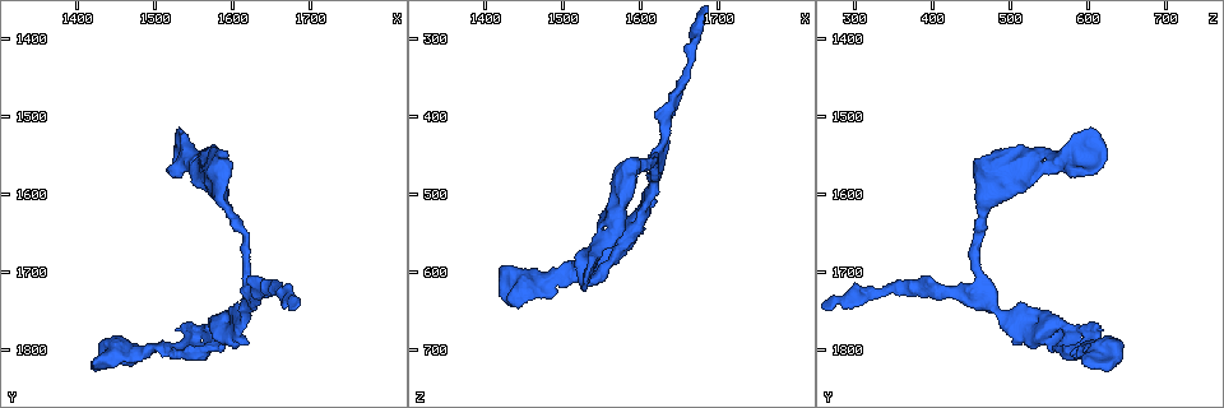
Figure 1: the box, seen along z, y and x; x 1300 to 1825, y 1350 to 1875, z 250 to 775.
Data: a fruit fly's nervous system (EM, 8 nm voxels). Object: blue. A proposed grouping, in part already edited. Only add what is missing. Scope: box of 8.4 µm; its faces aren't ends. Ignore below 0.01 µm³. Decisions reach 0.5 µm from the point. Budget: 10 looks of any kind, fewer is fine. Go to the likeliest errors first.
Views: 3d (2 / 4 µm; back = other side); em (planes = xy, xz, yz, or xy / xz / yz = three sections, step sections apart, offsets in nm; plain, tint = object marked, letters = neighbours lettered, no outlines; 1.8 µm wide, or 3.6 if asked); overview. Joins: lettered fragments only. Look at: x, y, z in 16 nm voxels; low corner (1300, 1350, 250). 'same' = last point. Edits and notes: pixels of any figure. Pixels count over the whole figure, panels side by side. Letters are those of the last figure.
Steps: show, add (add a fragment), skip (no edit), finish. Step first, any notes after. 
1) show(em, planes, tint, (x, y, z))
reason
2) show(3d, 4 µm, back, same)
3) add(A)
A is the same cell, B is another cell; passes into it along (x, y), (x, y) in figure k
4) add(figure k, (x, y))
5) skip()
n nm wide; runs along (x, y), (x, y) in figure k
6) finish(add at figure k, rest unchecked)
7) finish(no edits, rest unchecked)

show(em, xz, step 4, letters, (1535, 1800, 605))
a fork

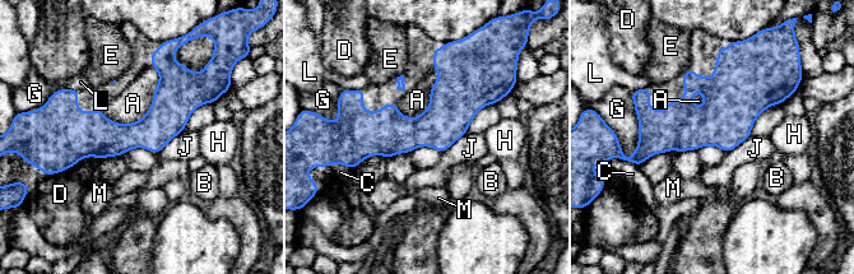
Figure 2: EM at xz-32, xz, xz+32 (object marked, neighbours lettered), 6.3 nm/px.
skip()
240 nm wide; A, B, C, D, E, G, H, J, L and M are other cells; border along (153, 66), (149, 108), (106, 119) in figure 2; no lettered fragment goes on from it

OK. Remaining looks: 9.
show(3d, 4 µm, (1525, 1530, 615))
closes a loop

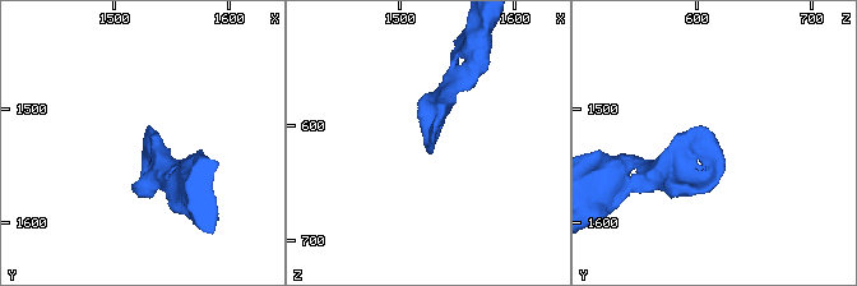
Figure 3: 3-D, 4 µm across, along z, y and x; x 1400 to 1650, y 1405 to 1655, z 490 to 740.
show(em, planes, letters, (1528, 1534, 618))

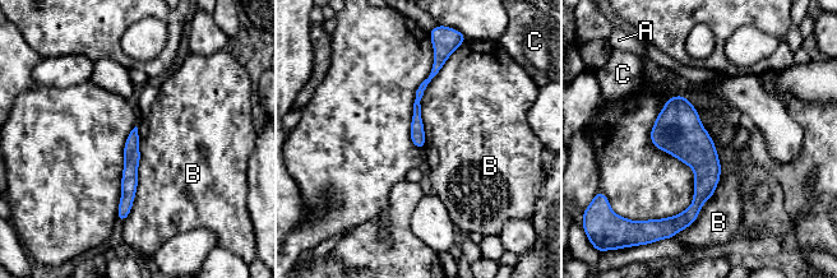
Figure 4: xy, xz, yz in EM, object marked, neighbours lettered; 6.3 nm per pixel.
skip()
100 nm wide; A, B and C are other cells; border along (449, 58), (420, 101), (425, 142) in figure 4; no lettered fragment goes on from it

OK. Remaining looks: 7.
show(3d, 4 µm, (1590, 1555, 455))
an open end

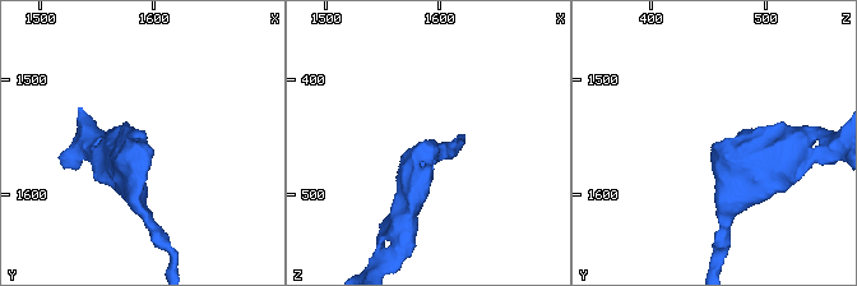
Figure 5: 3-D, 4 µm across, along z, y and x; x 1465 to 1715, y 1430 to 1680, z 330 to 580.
show(em, xz, step 4, tint, (1584, 1556, 456))

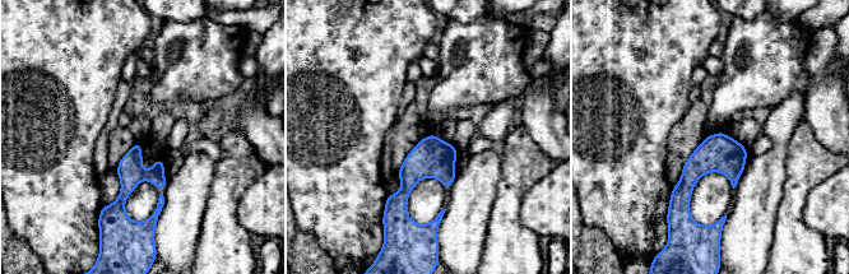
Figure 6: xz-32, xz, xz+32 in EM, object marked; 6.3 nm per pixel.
show(em, yz, step 16, letters, same)

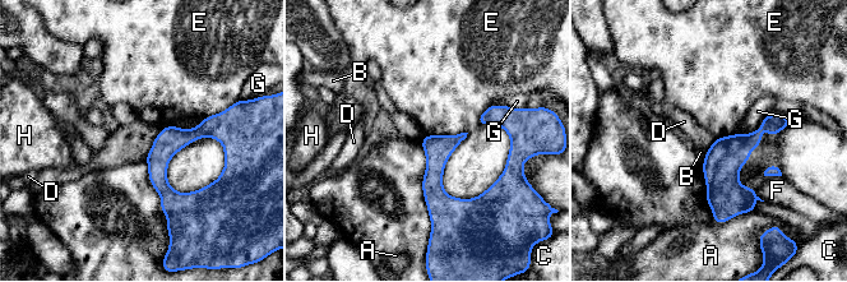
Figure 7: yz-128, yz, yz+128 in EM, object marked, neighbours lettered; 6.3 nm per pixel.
skip()
A, B, C, D, E, F, G and H are other cells; runs along (782, 119), (722, 169), (717, 213) in figure 7; no lettered fragment goes on from it

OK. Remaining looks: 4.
show(3d, 2 µm, (1615, 1795, 500))
free end

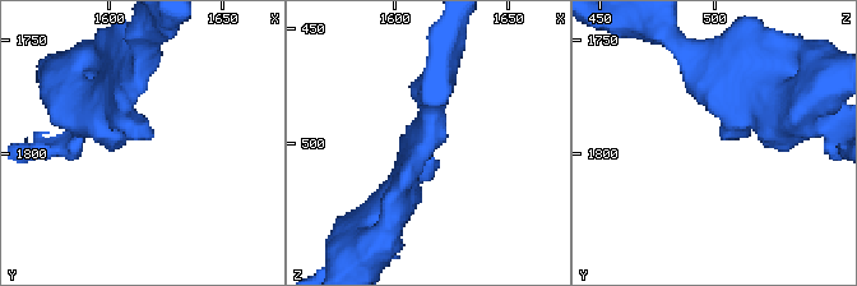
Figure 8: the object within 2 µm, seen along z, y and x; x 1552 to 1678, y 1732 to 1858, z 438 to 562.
show(em, 3.6 µm, planes, tint, (1613, 1793, 503))
shape alone is not enough

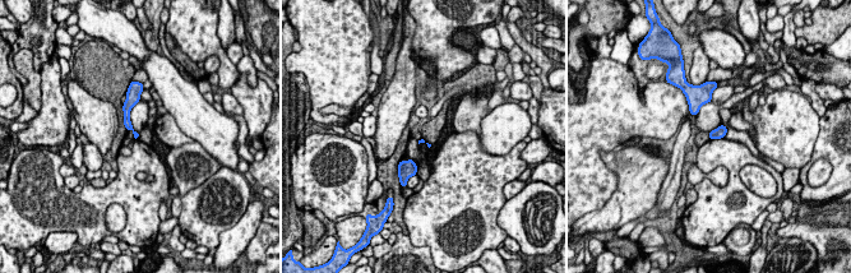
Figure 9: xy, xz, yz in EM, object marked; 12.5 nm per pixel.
show(em, 3.6 µm, planes, letters, same)
what lies round it

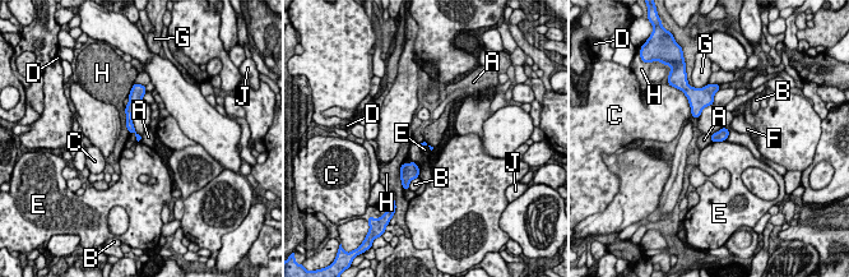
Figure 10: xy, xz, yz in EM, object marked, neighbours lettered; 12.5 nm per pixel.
skip()
A, B, C, D, E, F, G, H and J are other cells; no lettered fragment goes on from it

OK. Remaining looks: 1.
finish(no edits, rest unchecked)

